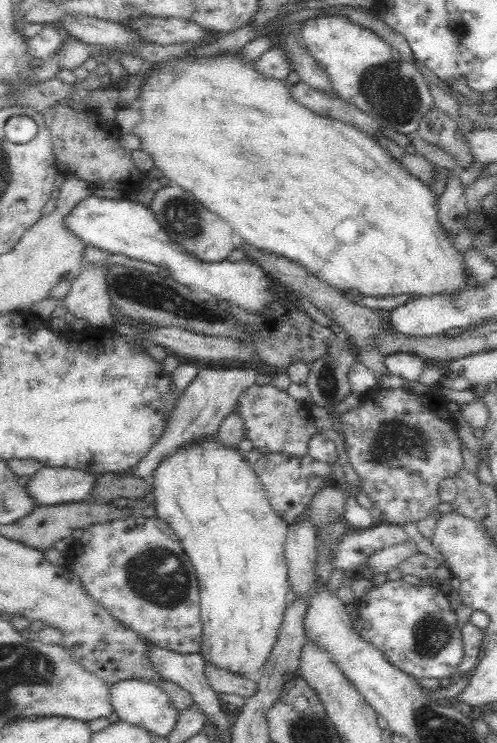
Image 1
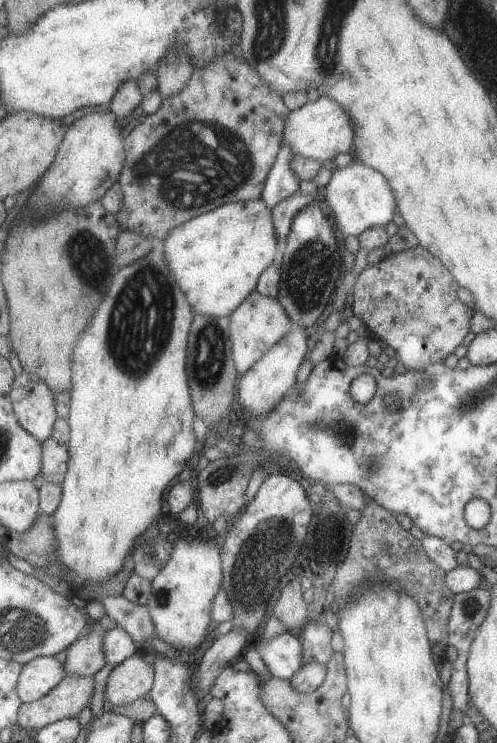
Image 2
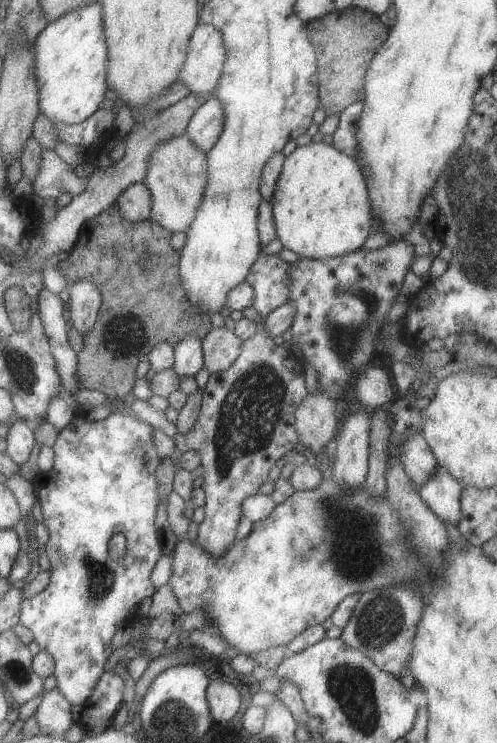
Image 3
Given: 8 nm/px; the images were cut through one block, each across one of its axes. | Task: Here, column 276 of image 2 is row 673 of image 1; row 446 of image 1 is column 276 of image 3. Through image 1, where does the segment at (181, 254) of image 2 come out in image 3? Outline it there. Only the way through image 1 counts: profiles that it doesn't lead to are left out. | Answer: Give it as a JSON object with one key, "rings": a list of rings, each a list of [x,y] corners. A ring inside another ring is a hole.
{"rings":[[[310,141],[308,144],[296,146],[283,159],[278,181],[269,202],[276,238],[283,247],[292,250],[299,257],[325,259],[353,252],[363,246],[373,224],[365,180],[357,166],[353,157],[339,152],[332,144],[328,145],[323,141]]]}

